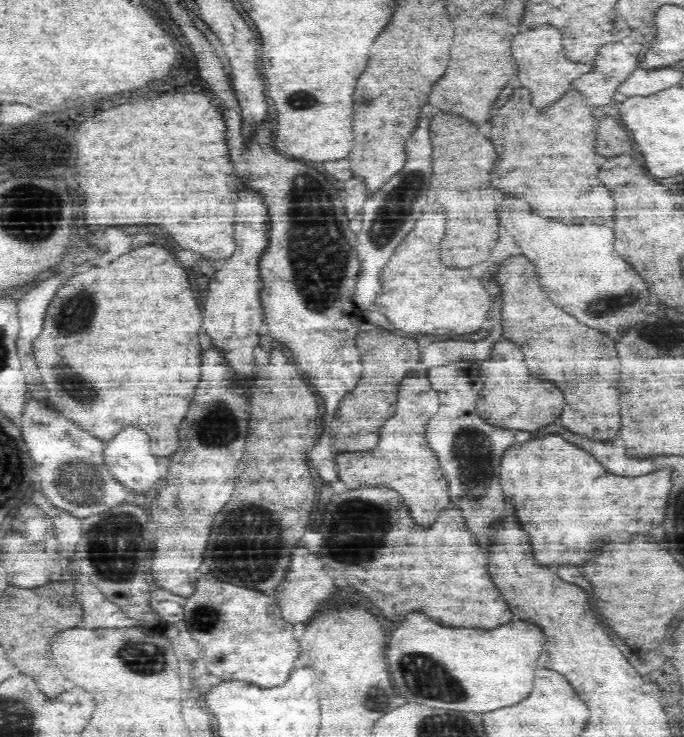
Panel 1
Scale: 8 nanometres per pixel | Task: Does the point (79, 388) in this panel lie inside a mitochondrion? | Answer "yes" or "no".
yes

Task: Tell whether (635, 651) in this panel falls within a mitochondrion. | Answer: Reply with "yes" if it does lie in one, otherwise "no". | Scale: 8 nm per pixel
no

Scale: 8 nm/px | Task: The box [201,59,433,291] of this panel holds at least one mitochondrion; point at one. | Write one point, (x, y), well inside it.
(396, 207)

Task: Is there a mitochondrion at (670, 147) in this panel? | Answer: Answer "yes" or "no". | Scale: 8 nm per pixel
no

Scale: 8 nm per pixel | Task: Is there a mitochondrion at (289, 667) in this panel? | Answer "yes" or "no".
no

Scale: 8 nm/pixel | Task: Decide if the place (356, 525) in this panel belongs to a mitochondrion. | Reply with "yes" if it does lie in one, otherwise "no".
yes

